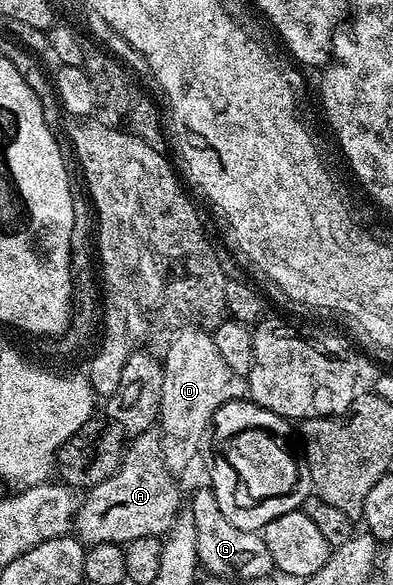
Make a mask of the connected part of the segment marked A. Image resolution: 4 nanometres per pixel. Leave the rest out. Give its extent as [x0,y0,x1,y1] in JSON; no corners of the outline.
[73,431,180,546]

